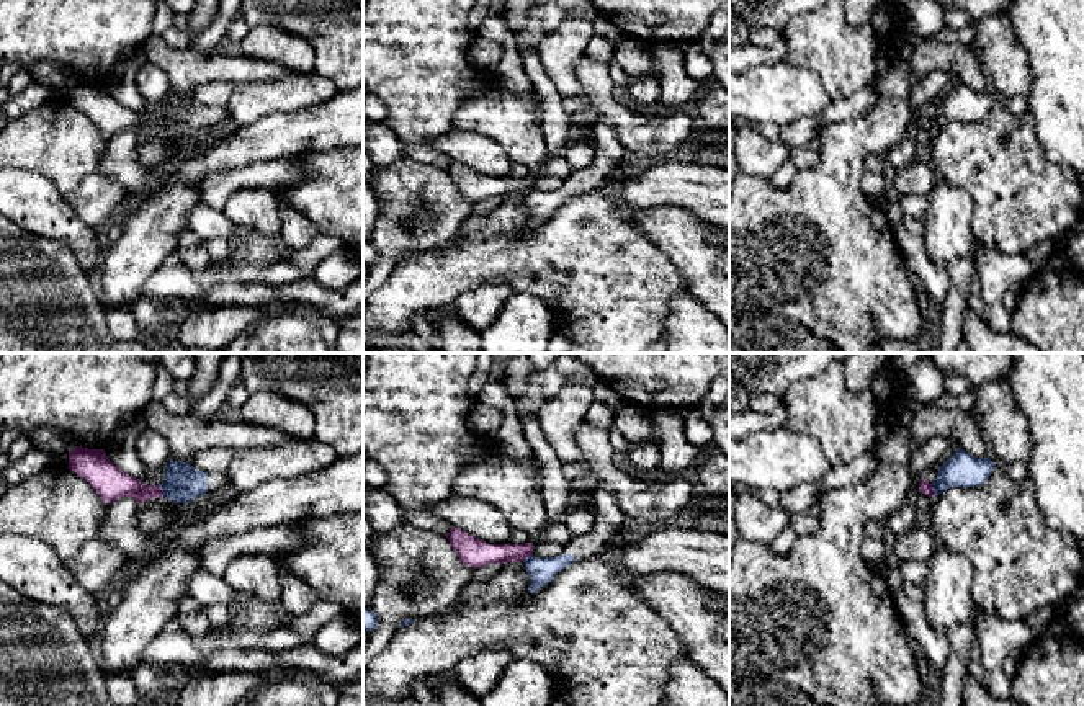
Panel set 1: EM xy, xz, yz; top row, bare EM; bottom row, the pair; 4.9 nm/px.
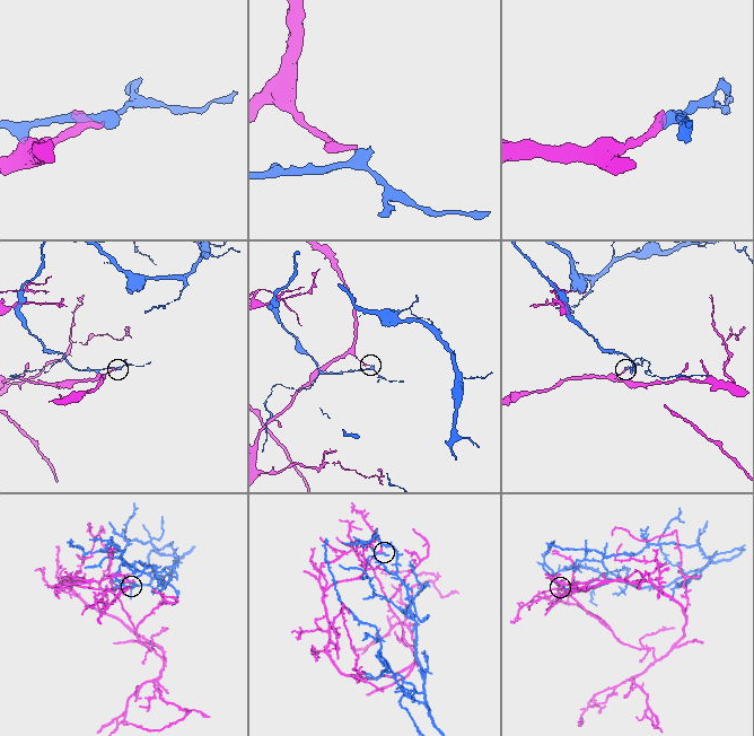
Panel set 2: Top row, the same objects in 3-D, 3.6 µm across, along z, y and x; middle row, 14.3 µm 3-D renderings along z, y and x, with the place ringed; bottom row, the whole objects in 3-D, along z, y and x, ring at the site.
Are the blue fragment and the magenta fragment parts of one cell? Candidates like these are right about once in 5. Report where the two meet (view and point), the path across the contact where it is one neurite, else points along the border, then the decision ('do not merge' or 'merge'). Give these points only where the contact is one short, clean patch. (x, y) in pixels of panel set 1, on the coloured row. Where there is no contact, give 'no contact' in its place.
meets blue in yz at (934, 491); border along yz (931, 484), (936, 495); do not merge

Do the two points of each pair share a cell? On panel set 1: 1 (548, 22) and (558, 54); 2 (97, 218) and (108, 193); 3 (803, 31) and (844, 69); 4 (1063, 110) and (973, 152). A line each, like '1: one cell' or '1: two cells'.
1: two cells
2: one cell
3: one cell
4: two cells

